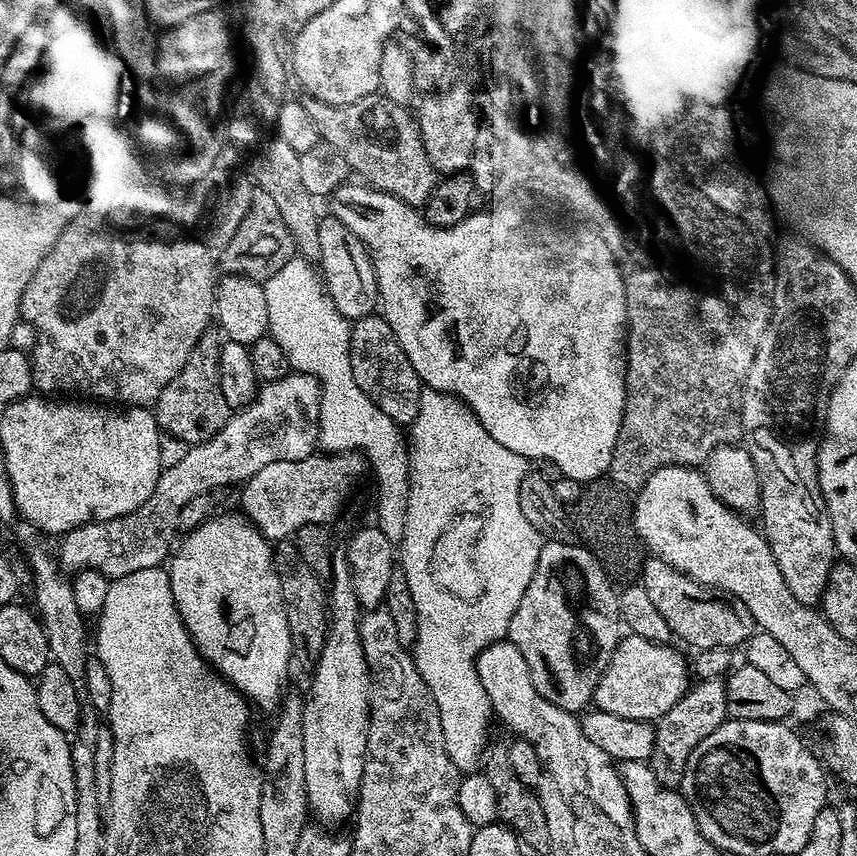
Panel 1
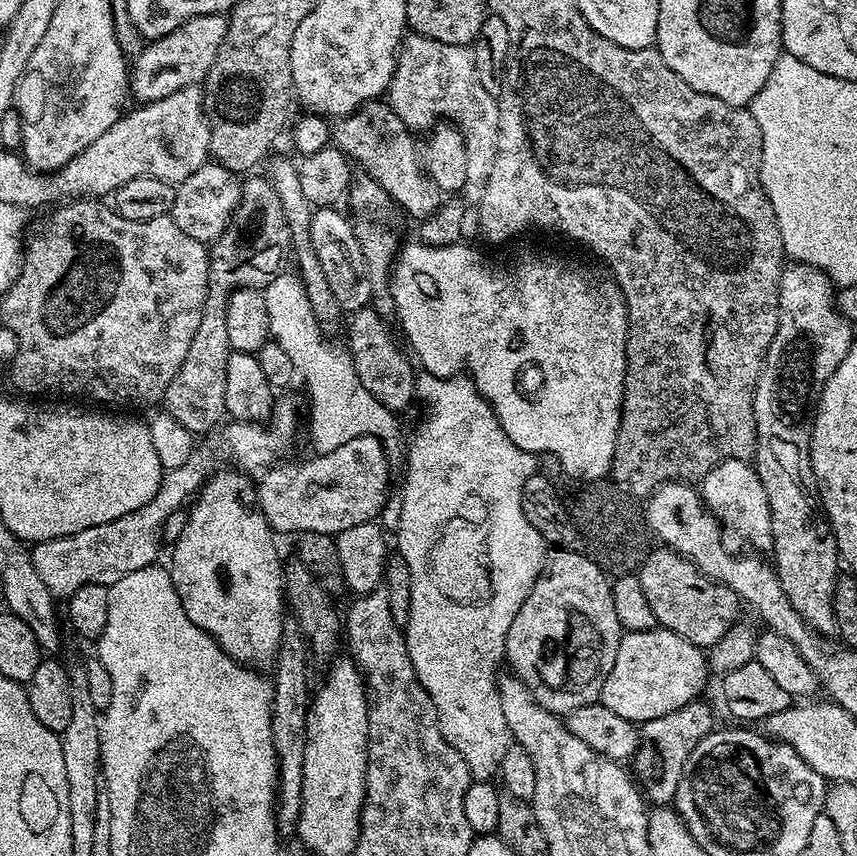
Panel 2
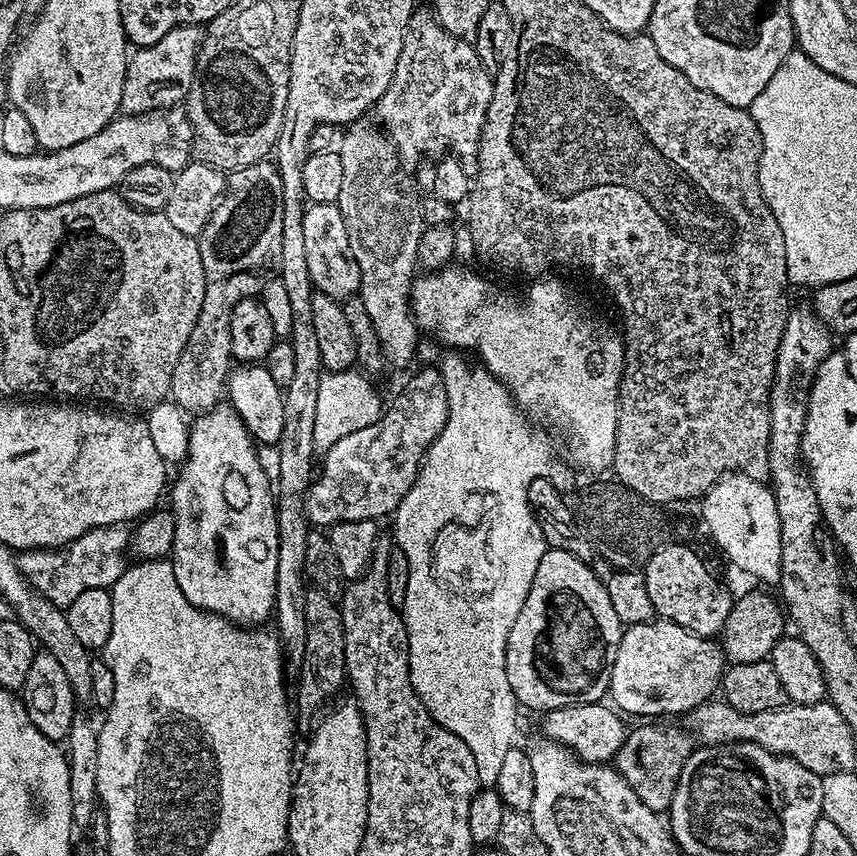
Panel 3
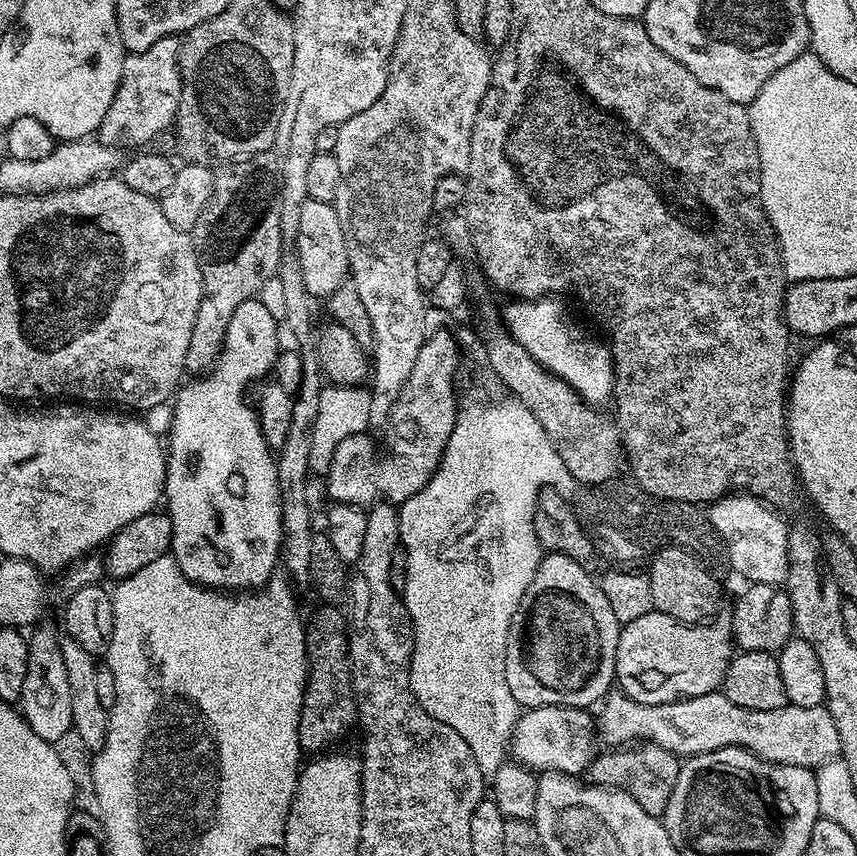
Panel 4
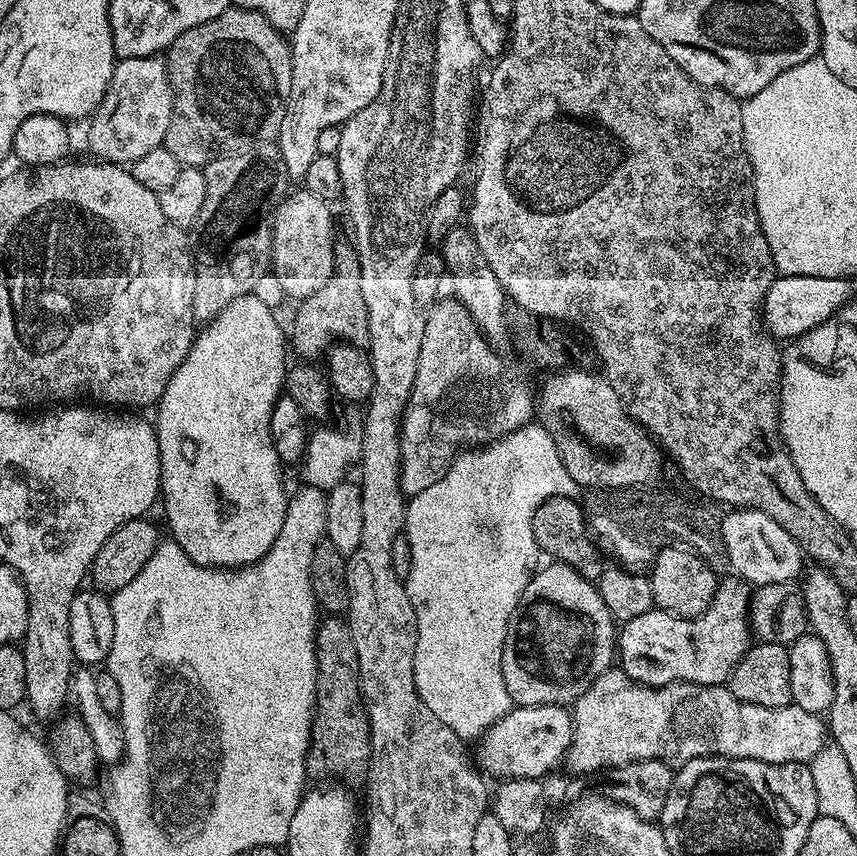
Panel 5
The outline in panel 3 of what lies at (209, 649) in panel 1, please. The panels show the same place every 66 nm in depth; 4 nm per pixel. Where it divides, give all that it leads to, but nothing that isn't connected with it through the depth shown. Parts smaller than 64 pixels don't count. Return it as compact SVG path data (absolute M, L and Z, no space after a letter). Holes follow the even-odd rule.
M221 402L210 412L197 415L191 421L189 427L189 450L188 456L179 465L180 473L176 476L176 481L172 484L172 504L170 511L174 518L174 540L170 559L174 578L178 578L178 586L182 586L182 594L203 612L213 612L219 616L224 616L237 626L260 626L265 623L264 619L273 615L276 606L276 579L278 578L278 522L276 521L276 501L274 499L274 484L270 479L270 472L260 465L260 460L256 457L258 451L252 435L246 430L242 418L234 411L231 404Z

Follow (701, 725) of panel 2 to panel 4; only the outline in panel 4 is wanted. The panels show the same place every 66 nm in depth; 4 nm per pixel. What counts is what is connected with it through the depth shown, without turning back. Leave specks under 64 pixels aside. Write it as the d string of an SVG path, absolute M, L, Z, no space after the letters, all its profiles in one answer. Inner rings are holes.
M640 742L635 746L620 746L615 750L604 751L593 756L592 761L588 763L587 781L609 788L620 788L628 792L630 798L634 798L634 802L638 802L638 806L646 810L646 814L663 817L670 802L670 794L674 794L674 782L678 782L681 757L675 756L670 750L662 750L662 746L651 742Z

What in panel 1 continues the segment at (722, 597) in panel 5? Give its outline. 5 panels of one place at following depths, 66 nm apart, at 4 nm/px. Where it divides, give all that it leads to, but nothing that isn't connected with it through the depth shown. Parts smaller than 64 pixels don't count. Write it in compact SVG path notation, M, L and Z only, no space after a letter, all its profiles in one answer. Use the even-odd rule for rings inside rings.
M625 635L616 643L614 654L596 687L594 704L606 714L655 722L687 694L690 687L690 664L671 643Z

